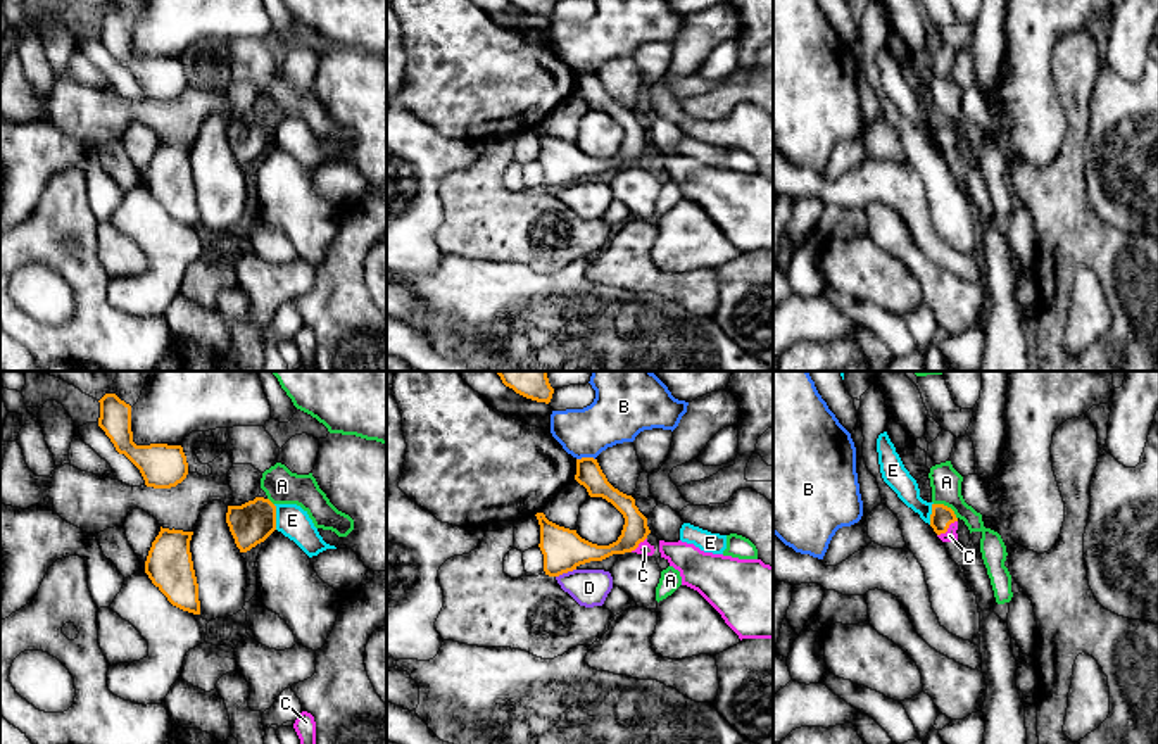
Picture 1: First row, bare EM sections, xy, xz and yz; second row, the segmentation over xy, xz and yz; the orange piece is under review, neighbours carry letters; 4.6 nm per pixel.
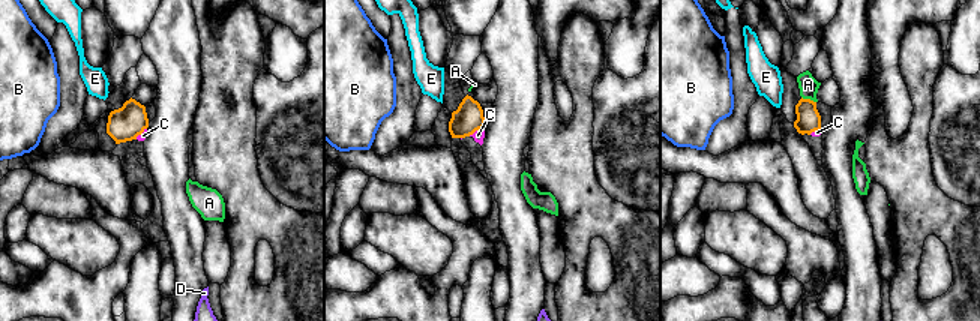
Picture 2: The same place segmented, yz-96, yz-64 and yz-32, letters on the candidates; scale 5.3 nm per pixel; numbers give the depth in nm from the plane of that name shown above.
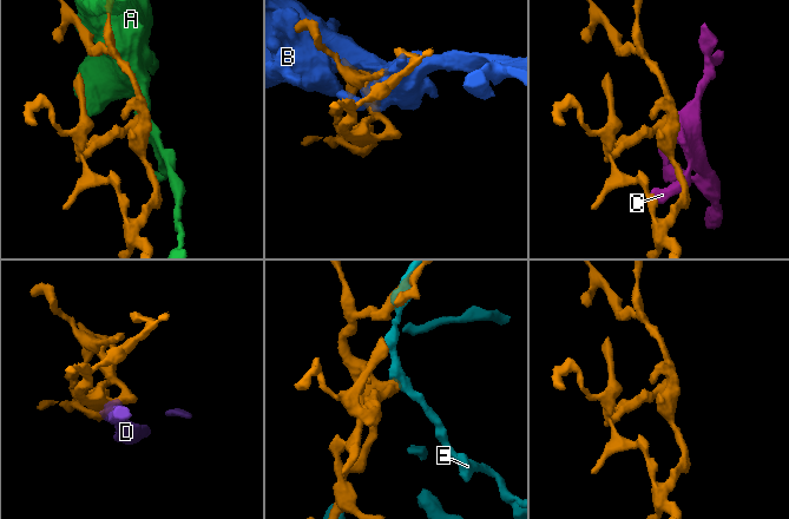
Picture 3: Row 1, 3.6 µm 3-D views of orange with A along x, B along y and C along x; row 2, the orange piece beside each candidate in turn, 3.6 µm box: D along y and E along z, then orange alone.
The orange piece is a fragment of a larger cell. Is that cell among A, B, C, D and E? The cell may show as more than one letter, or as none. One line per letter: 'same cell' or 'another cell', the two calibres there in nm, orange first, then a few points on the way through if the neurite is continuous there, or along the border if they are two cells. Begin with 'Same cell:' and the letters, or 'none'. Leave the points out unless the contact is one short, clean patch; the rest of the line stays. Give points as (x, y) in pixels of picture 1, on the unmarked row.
Same cell: C
A: another cell | 100/140 nm
B: another cell | 120/260 nm
C: same cell | 100/60 nm | across yz (943, 130), (948, 140), (950, 149)
D: another cell | 200/180 nm | along xz (575, 182), (556, 190)
E: another cell | 200/150 nm

